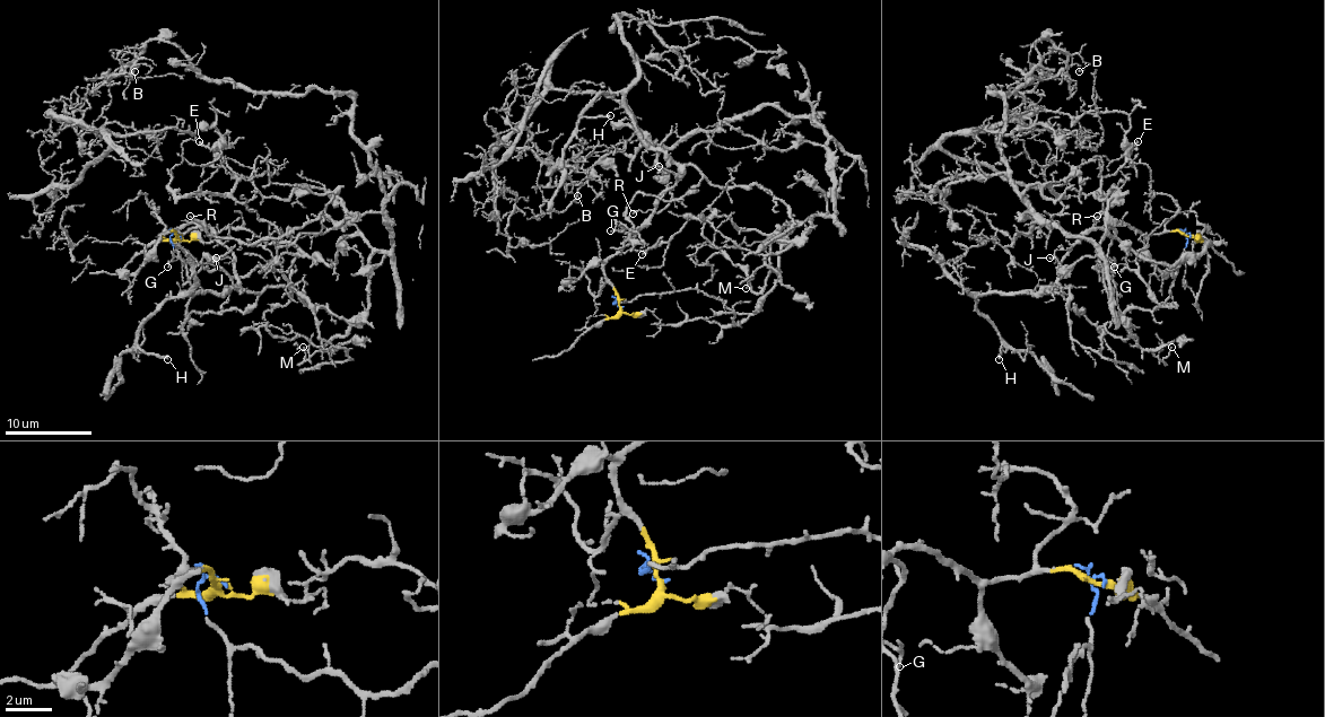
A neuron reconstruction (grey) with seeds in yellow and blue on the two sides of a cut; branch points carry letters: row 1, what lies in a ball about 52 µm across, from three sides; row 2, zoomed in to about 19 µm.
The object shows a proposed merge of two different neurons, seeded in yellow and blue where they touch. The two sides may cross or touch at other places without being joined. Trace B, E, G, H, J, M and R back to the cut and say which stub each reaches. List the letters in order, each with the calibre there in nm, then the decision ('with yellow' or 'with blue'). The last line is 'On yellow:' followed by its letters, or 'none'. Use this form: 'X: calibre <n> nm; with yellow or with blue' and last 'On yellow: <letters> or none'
B: calibre 140 nm; with blue
E: calibre 170 nm; with blue
G: calibre 90 nm; with yellow
H: calibre 240 nm; with yellow
J: calibre 120 nm; with yellow
M: calibre 100 nm; with blue
R: calibre 110 nm; with yellow
On yellow: G, H, J, R

